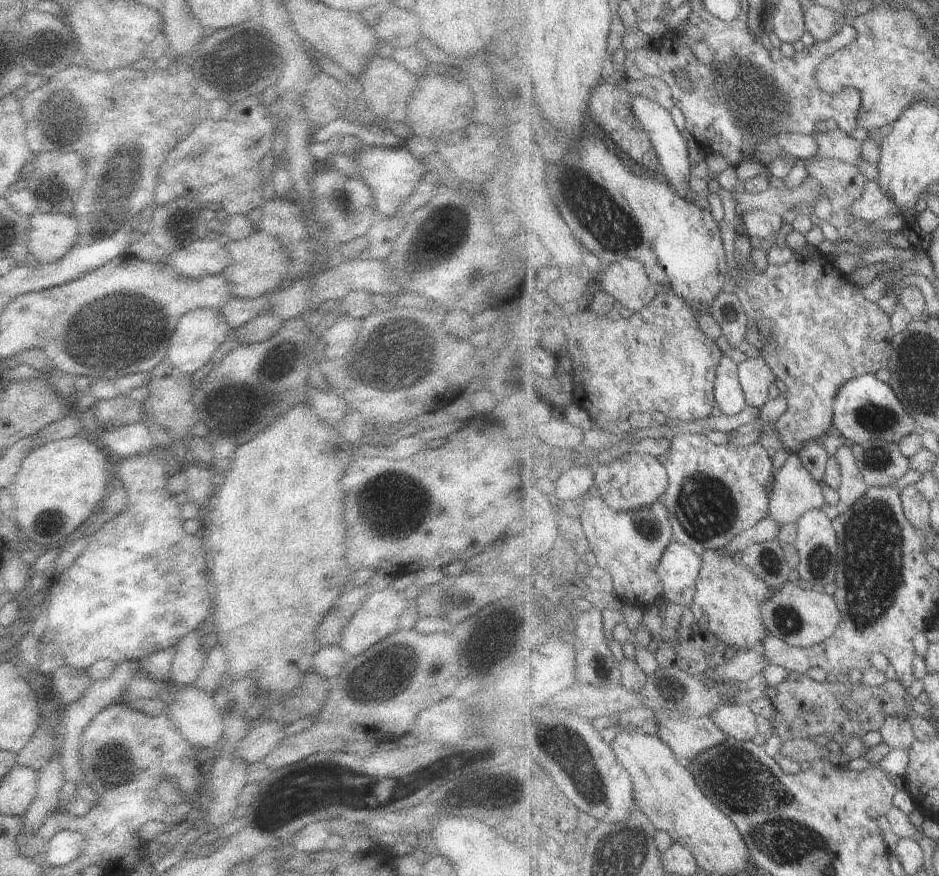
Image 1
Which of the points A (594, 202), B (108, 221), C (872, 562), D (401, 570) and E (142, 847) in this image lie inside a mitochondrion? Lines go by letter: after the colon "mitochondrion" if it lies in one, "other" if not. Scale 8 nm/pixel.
A: mitochondrion
B: mitochondrion
C: mitochondrion
D: other
E: other

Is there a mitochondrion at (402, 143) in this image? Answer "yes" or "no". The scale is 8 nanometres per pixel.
no

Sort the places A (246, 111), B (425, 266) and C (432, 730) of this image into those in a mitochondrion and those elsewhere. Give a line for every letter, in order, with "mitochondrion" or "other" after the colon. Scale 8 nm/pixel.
A: other
B: other
C: other

